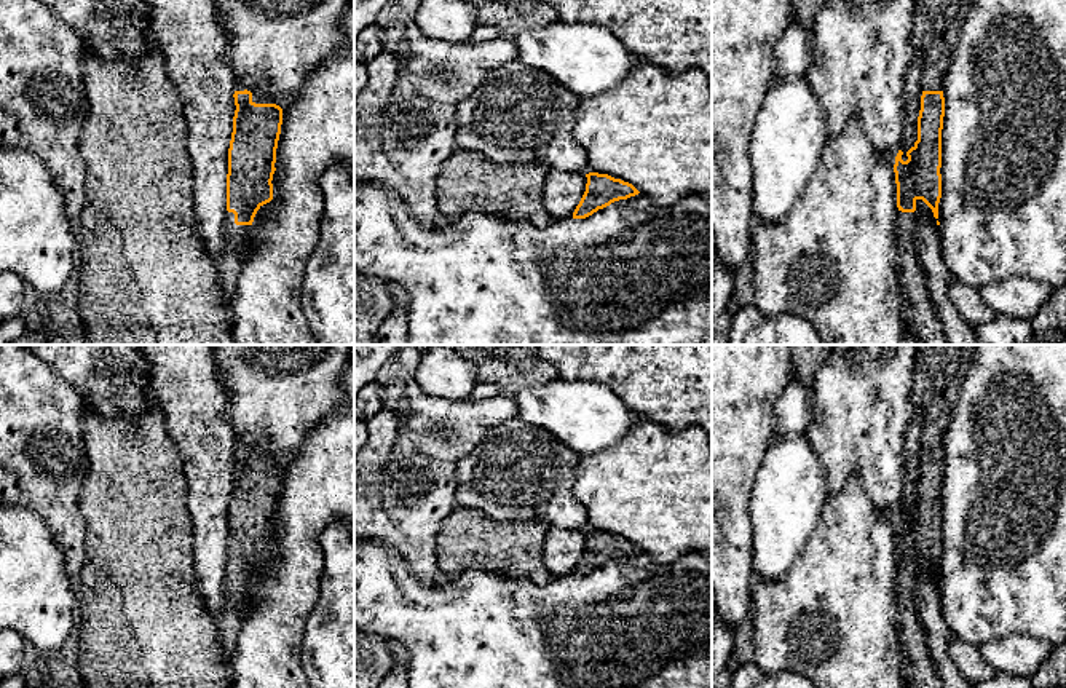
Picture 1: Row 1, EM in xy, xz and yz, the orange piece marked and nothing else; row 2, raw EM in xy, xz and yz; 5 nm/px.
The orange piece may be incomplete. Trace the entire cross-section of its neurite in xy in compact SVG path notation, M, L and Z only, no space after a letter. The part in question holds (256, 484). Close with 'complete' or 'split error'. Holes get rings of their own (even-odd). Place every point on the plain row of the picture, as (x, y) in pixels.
M238 437L235 441L235 474L233 490L228 506L228 532L227 532L227 575L223 599L225 605L215 616L219 621L219 639L222 645L222 659L228 664L236 651L236 643L241 631L241 621L246 619L247 587L254 575L263 562L273 557L273 532L276 528L276 506L282 482L282 466L287 465L294 453L286 460L276 460L271 455L247 449Z; split error

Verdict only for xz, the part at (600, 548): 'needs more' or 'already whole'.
already whole

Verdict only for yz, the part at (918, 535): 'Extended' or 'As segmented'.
Extended

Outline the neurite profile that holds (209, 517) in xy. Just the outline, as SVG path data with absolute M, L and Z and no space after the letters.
M140 345L155 372L155 391L164 401L171 434L184 452L184 473L190 487L190 522L198 591L206 610L219 616L225 605L228 506L235 474L235 433L228 423L228 397L217 382L211 345Z

